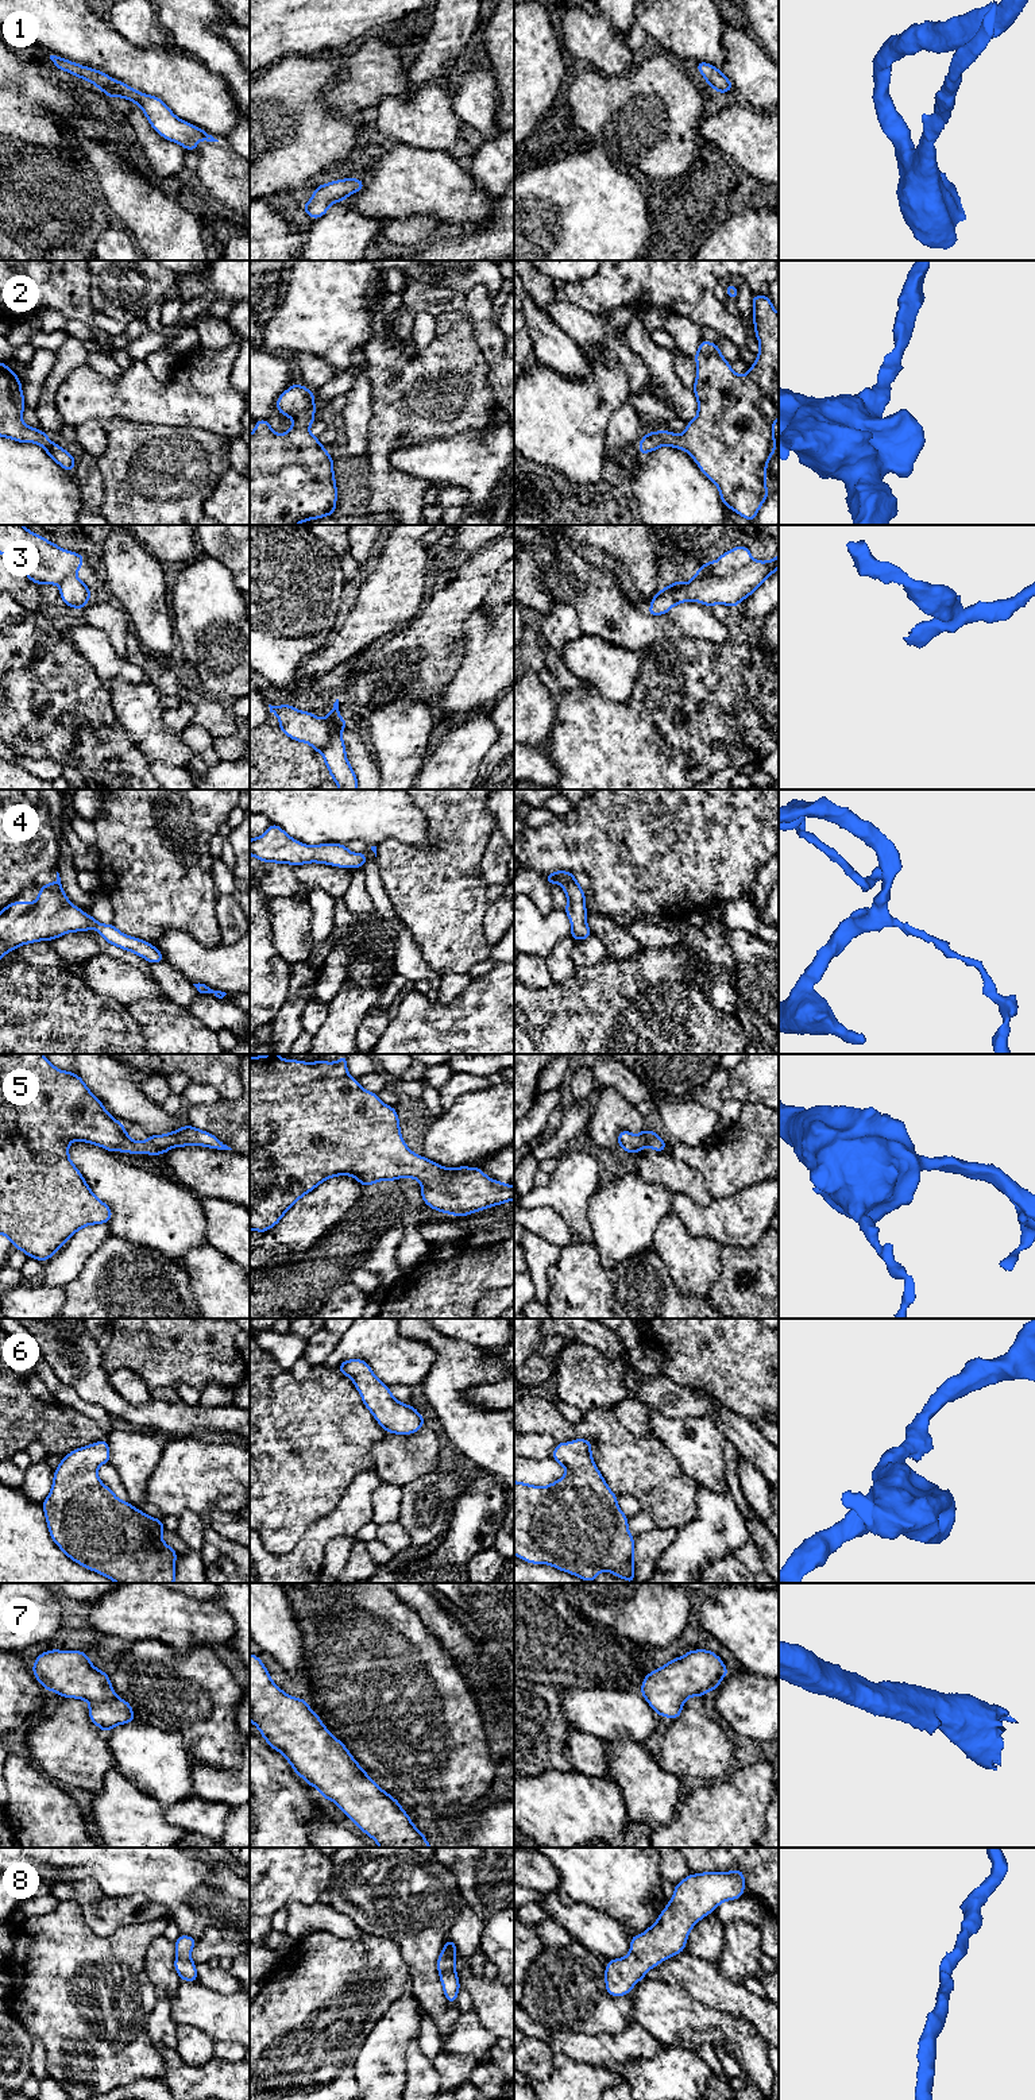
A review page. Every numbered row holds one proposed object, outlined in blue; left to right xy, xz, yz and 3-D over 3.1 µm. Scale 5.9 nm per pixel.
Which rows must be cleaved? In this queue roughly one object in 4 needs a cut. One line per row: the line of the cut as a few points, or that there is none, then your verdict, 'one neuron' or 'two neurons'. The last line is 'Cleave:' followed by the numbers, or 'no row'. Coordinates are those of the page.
1: no cut; one neuron
2: no cut; one neuron
3: cut in yz along (752, 559), (744, 567), (722, 576), (699, 571); two neurons
4: no cut; one neuron
5: no cut; one neuron
6: no cut; one neuron
7: no cut; one neuron
8: no cut; one neuron
Cleave: 3

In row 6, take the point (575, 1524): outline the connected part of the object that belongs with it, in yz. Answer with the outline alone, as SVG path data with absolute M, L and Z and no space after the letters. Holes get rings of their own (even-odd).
M591 1441L557 1443L552 1458L567 1471L559 1481L544 1487L514 1481L514 1555L587 1582L609 1571L634 1583L634 1537L629 1533L629 1518L594 1464Z

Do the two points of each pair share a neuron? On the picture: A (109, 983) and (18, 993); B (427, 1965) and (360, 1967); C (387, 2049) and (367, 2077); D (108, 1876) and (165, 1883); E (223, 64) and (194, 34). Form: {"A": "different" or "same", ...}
{"A": "different", "B": "different", "C": "same", "D": "same", "E": "same"}

